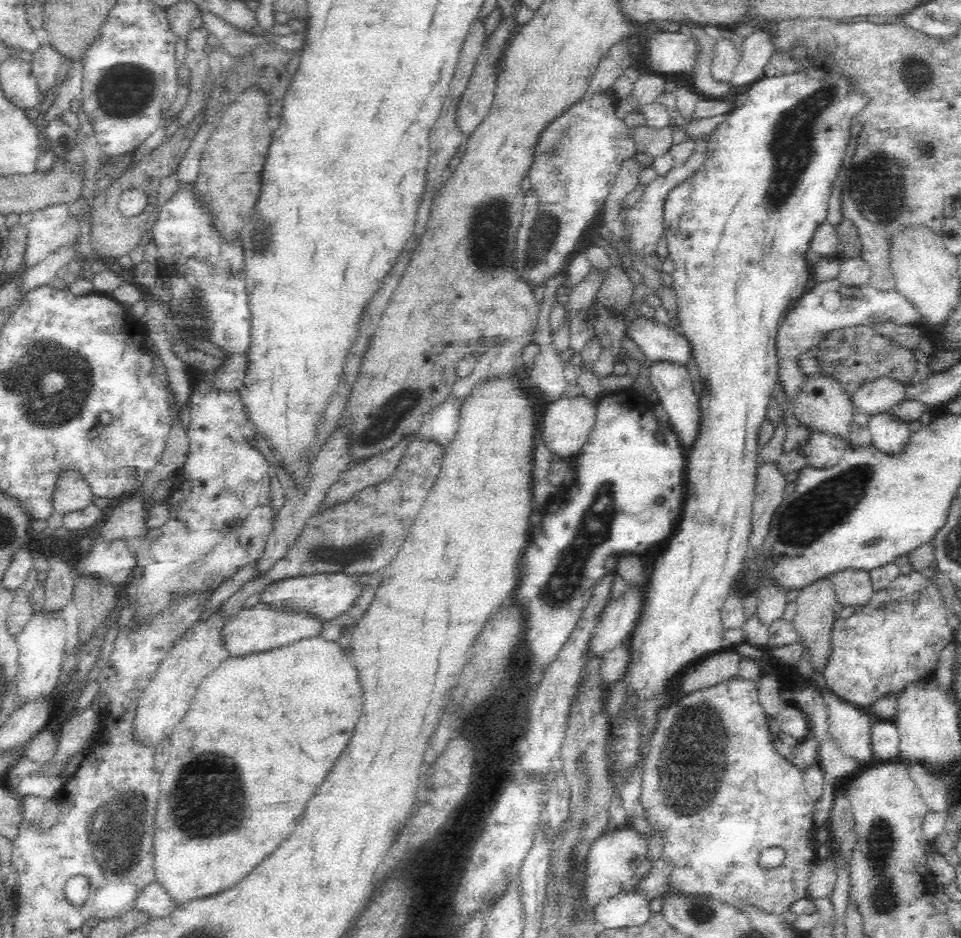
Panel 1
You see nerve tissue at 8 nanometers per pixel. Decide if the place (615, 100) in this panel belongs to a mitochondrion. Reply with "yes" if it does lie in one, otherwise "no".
no

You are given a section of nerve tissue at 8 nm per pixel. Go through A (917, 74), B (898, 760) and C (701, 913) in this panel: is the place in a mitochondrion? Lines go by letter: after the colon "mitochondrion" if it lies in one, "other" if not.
A: mitochondrion
B: other
C: mitochondrion

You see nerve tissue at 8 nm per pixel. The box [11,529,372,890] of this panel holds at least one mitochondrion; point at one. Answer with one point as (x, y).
(119, 848)

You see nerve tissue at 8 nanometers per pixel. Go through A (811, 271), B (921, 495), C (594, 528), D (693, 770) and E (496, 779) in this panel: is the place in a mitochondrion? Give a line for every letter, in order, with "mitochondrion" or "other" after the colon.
A: other
B: other
C: mitochondrion
D: mitochondrion
E: other

